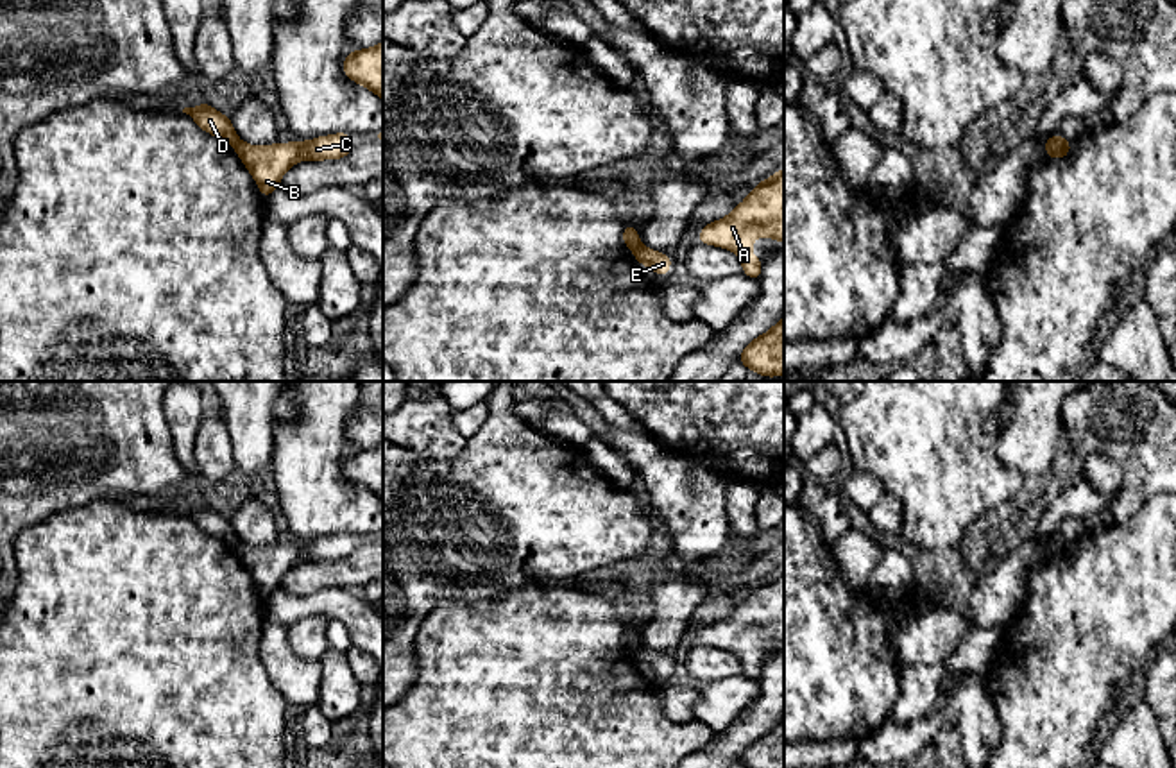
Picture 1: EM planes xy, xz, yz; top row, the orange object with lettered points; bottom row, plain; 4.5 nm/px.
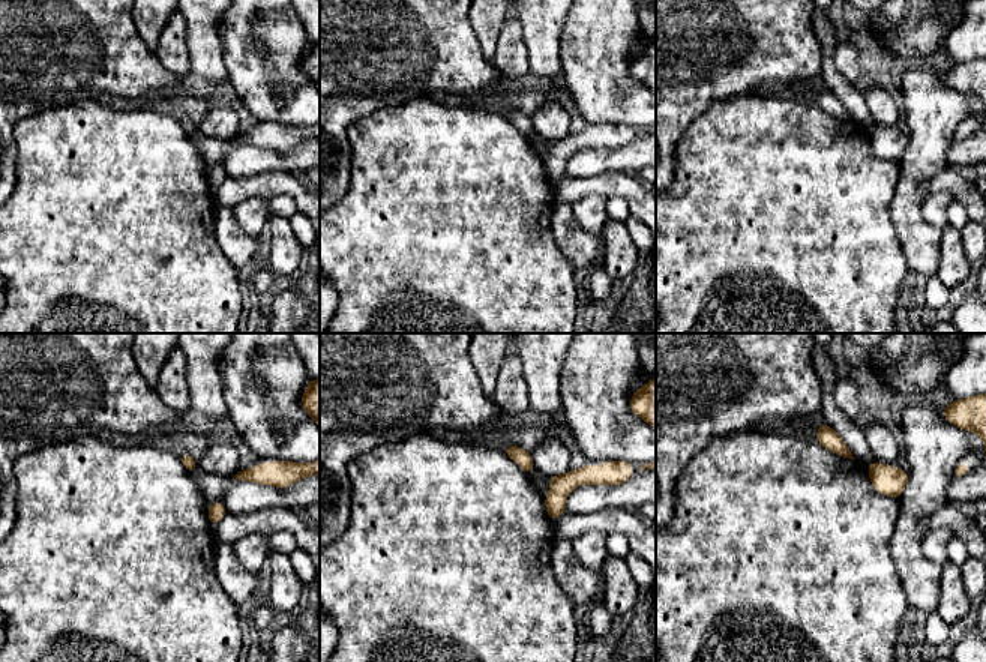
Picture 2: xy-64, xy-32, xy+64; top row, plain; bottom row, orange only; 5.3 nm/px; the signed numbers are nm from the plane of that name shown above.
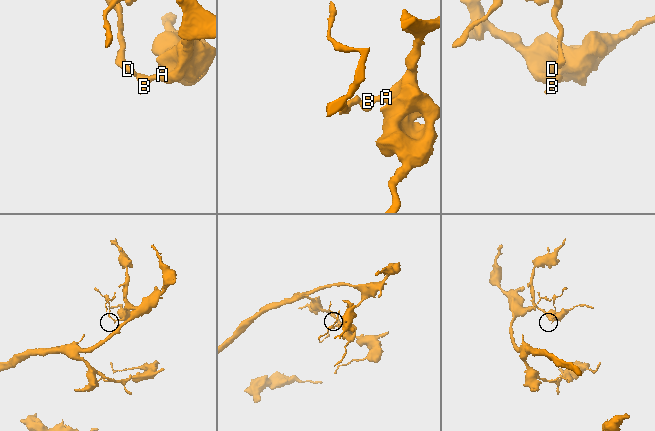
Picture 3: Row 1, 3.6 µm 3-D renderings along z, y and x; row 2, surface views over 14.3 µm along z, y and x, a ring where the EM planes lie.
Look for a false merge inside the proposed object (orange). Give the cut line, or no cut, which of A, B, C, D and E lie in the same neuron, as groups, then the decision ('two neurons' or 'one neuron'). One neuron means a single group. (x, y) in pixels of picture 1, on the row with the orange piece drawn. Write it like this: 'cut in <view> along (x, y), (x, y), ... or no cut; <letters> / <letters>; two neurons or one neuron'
cut in xy along (238, 140), (233, 147); A B C E / D; two neurons

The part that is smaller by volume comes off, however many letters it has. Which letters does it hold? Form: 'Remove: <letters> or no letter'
Remove: D

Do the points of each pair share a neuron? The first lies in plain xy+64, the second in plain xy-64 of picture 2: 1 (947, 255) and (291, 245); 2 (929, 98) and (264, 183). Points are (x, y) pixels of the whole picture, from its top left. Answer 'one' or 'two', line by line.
1: one
2: two

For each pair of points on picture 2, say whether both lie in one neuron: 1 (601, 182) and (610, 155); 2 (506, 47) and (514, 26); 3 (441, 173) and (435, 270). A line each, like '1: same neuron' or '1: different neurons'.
1: different neurons
2: same neuron
3: same neuron

